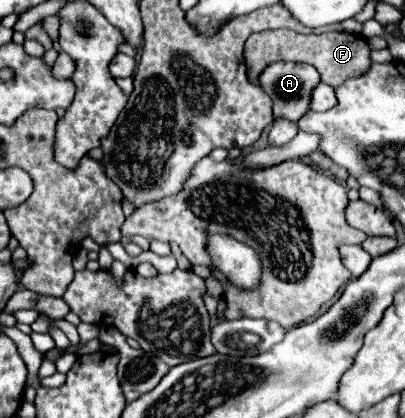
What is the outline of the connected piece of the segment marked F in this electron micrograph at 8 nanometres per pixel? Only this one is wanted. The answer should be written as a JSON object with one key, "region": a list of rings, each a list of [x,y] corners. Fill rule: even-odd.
{"region":[[[276,29],[276,31],[262,31],[254,33],[246,41],[244,49],[246,65],[248,65],[248,79],[254,85],[260,85],[260,73],[276,61],[294,61],[294,63],[310,63],[318,69],[320,77],[324,83],[330,87],[340,85],[348,77],[358,77],[362,75],[370,61],[370,45],[368,39],[360,33],[344,33],[344,31],[334,31],[334,33],[322,33],[322,35],[302,35],[292,29]]]}

